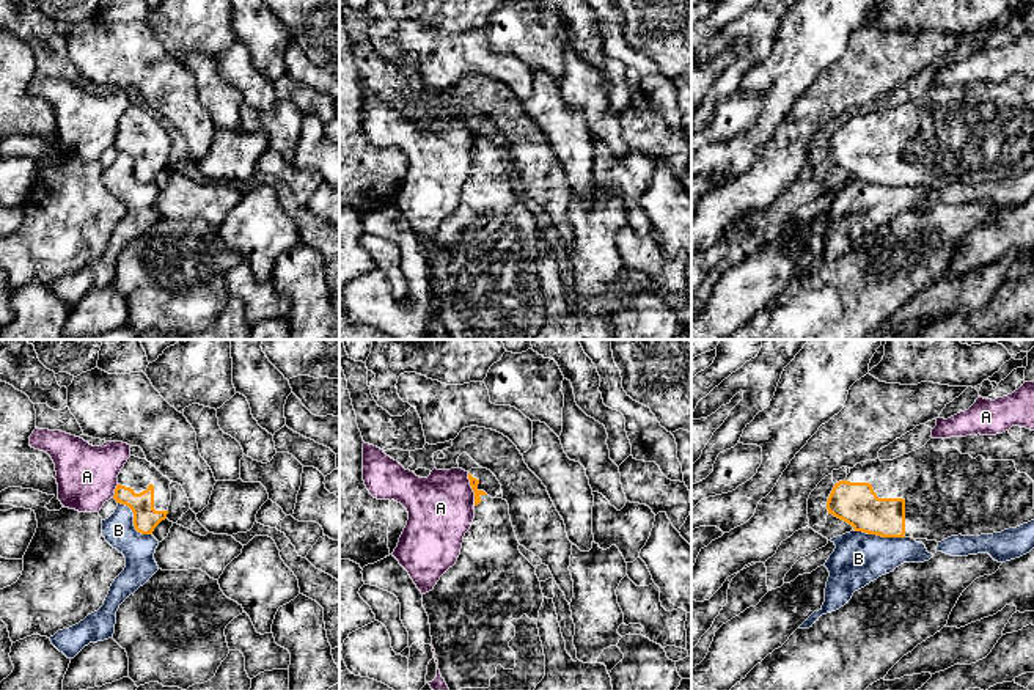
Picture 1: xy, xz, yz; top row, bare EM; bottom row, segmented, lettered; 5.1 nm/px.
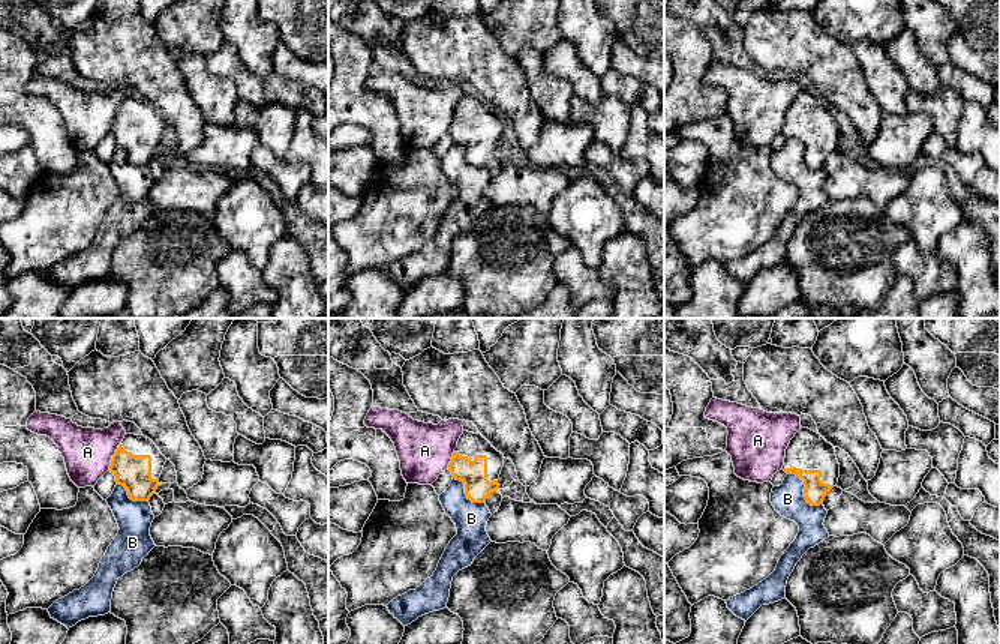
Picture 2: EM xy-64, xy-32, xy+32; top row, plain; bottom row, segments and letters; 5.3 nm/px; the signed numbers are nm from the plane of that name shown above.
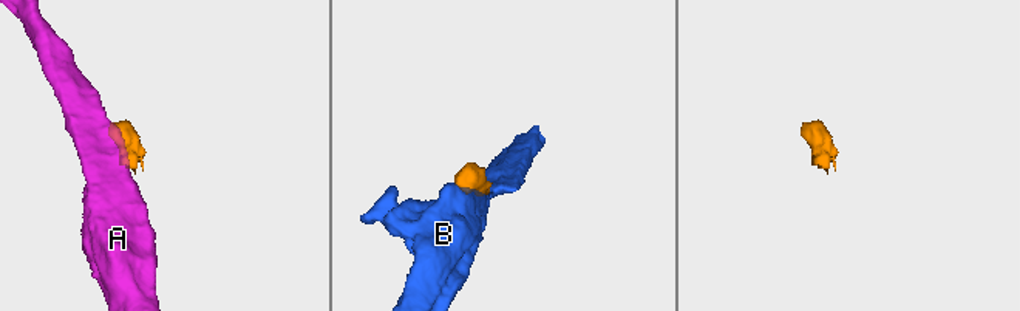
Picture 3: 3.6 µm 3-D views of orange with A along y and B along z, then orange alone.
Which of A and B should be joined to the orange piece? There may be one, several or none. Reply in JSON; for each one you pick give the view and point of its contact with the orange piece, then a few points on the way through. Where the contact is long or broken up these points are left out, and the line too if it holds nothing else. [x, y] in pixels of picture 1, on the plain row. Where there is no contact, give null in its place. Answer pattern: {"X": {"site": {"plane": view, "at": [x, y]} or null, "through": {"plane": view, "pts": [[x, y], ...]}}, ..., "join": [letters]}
{"join": []}

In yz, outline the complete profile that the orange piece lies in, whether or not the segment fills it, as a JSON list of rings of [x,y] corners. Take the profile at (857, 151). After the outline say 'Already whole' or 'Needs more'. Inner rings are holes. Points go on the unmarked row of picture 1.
[[[1012,74],[1009,79],[996,83],[966,83],[951,86],[930,86],[922,96],[896,105],[893,108],[866,108],[850,116],[844,129],[834,132],[828,149],[828,162],[847,170],[855,179],[877,182],[882,185],[913,185],[941,190],[951,184],[981,184],[1001,181],[1009,176],[1017,176],[1034,168],[1034,79]]]. Needs more

